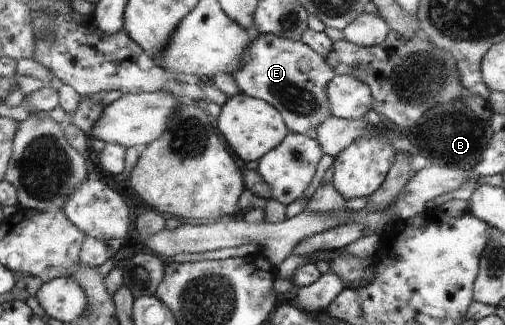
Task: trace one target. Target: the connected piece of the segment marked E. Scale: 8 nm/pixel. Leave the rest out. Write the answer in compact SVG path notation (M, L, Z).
M253 34L247 51L241 57L241 67L232 75L240 92L272 105L280 113L289 133L314 134L329 116L334 116L331 113L327 90L330 79L334 78L336 73L326 60L302 41L288 40L271 34Z

